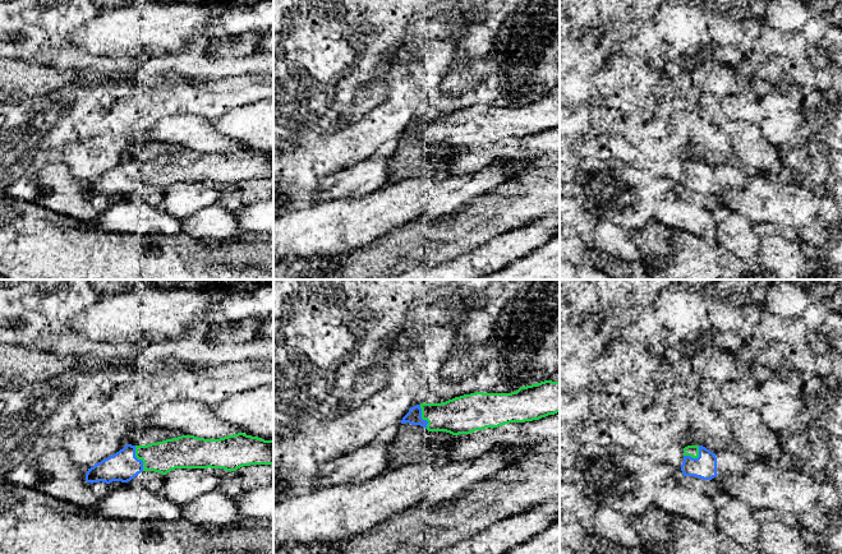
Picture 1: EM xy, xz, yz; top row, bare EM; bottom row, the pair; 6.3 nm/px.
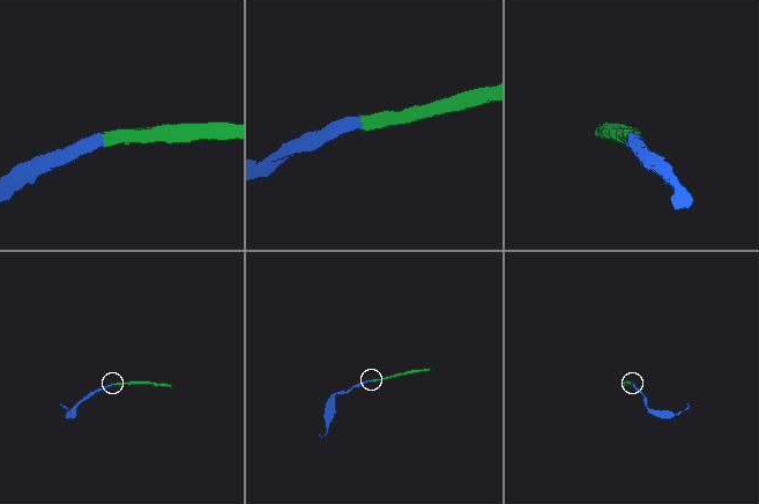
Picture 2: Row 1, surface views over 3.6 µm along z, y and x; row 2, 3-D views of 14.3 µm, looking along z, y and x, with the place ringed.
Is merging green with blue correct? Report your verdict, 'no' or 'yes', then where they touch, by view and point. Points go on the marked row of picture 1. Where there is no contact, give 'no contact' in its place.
yes | xy (138, 458)

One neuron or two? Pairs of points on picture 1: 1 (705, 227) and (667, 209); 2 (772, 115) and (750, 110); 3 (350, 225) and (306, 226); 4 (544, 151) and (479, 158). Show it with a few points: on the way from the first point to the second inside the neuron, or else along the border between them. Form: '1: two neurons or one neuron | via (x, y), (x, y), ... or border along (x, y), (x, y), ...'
1: one neuron | via (696, 220), (676, 211)
2: two neurons | border along (757, 104), (759, 110), (758, 121)
3: one neuron | via (339, 226), (317, 226)
4: one neuron | via (528, 151), (496, 152)

